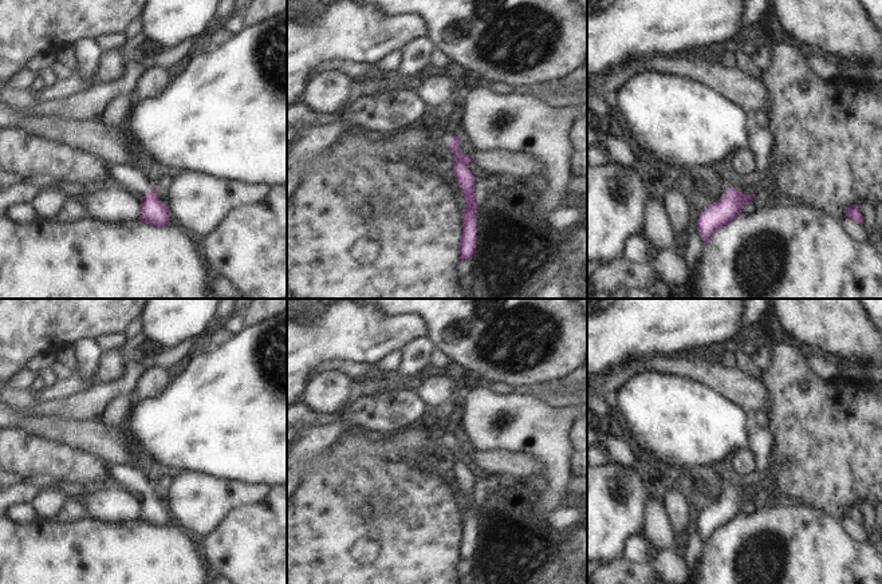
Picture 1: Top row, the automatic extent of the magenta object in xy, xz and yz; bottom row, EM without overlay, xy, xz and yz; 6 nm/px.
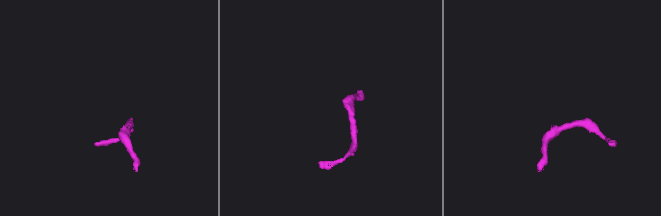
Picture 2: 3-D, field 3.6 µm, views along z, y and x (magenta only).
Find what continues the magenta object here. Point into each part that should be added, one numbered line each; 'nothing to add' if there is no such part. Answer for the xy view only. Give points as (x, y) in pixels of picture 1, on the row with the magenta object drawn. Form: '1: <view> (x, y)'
1: xy (129, 178)

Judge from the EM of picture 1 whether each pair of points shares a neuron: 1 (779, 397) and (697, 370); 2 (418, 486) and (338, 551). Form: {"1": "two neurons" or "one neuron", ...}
{"1": "two neurons", "2": "one neuron"}

